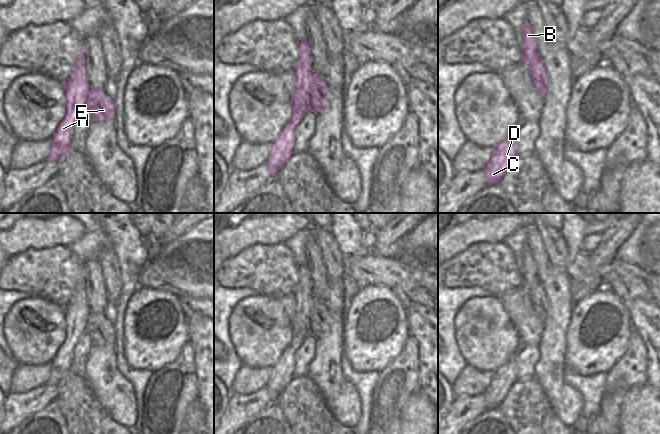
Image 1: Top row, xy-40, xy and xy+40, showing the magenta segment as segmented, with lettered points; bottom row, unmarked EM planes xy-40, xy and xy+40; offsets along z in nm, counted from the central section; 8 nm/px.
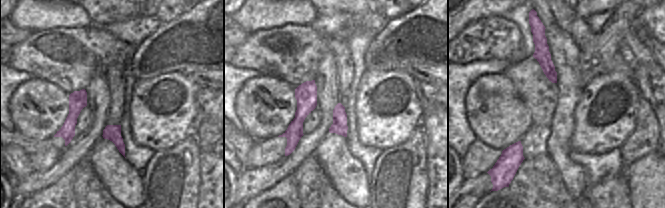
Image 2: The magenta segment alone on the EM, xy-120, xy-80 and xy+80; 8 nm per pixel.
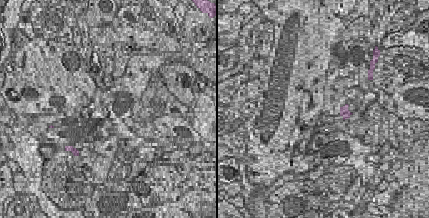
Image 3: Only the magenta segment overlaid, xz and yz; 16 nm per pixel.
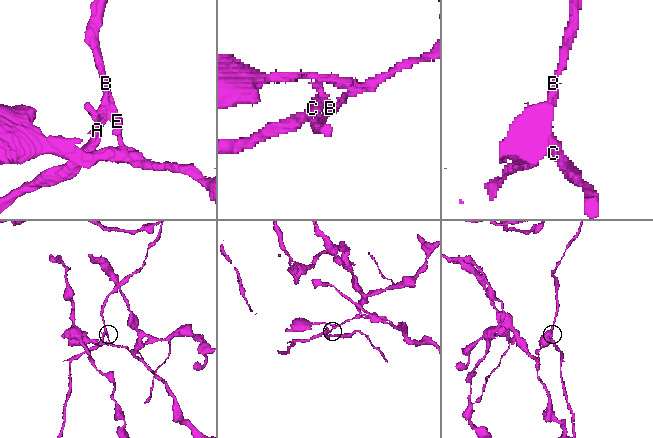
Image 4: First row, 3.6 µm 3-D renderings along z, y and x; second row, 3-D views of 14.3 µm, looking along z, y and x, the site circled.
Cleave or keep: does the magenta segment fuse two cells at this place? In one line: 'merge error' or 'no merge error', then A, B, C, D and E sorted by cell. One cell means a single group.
merge error; A B C D / E

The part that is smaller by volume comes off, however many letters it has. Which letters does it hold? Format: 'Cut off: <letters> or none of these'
Cut off: A, B, C, D

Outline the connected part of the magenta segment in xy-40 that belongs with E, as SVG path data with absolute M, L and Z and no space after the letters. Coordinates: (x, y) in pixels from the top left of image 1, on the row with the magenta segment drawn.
M104 89L90 91L87 109L96 122L115 118L115 105Z

